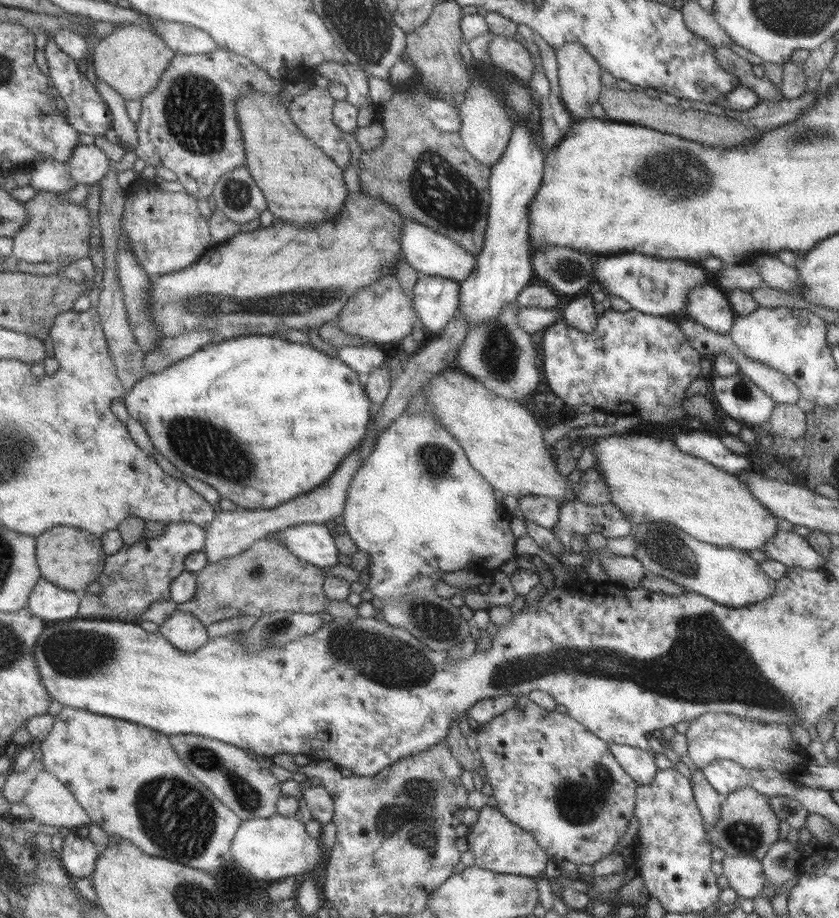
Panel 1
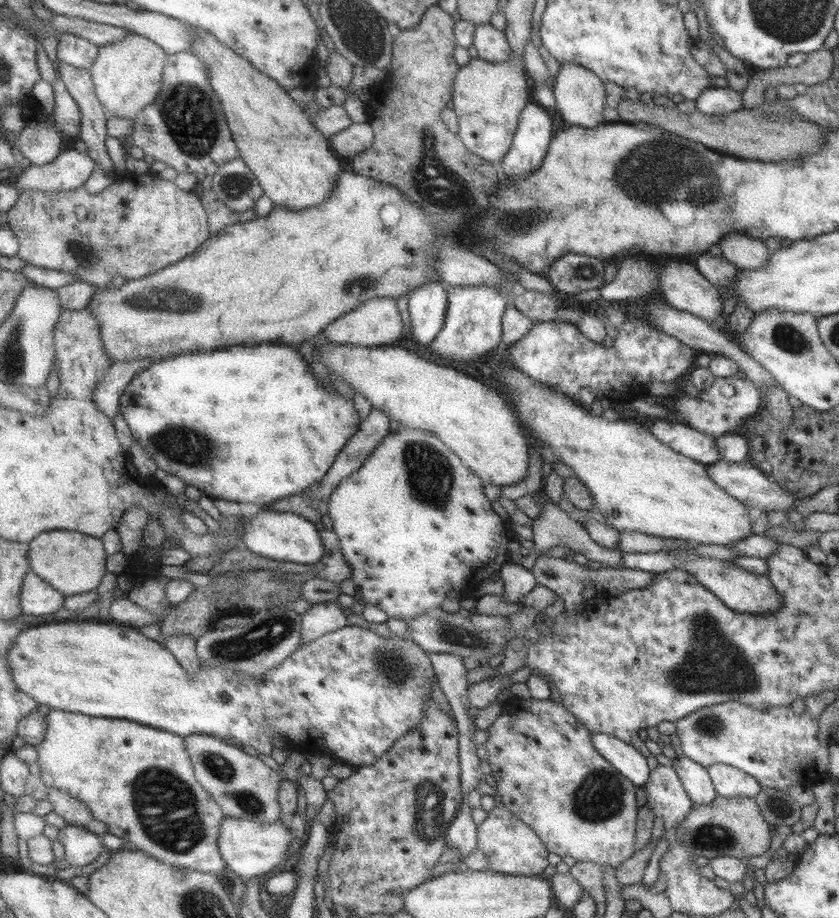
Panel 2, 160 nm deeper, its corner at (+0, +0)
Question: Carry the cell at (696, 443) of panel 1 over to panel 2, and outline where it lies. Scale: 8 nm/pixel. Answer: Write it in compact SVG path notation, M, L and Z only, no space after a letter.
M671 419L655 420L651 422L648 431L661 444L672 448L675 452L692 458L695 462L701 462L704 465L715 462L720 459L717 452L715 438L697 432L694 428L685 423Z

